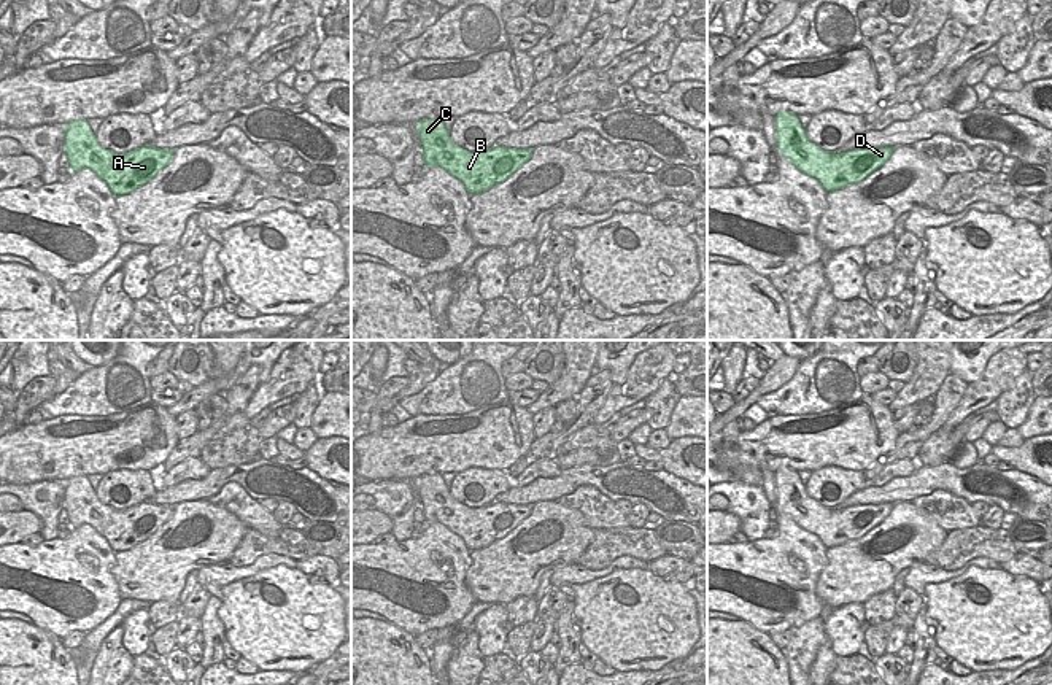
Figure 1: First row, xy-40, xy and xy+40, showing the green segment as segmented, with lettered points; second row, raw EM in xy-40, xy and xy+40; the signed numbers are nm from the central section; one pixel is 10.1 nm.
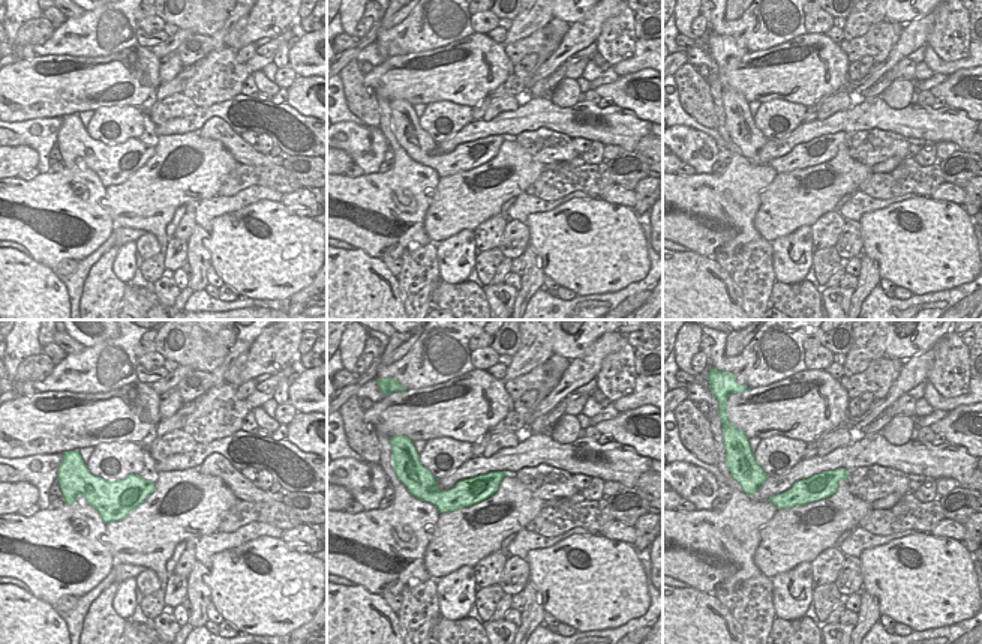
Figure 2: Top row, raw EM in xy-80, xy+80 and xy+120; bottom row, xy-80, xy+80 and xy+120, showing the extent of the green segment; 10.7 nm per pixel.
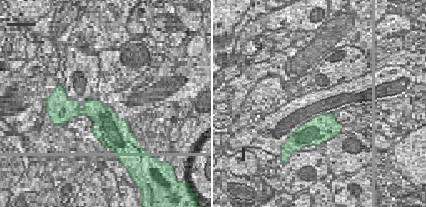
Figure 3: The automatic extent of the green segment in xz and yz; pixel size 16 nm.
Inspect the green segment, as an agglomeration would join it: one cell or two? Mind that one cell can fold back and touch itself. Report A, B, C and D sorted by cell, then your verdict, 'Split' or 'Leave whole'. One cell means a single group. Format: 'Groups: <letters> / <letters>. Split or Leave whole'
Groups: A B C D. Leave whole

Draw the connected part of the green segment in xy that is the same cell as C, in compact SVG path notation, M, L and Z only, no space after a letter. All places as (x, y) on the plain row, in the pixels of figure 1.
M442 474L421 475L418 494L426 523L442 523L458 534L469 550L480 550L504 539L531 515L534 504L493 502L478 509L453 499Z

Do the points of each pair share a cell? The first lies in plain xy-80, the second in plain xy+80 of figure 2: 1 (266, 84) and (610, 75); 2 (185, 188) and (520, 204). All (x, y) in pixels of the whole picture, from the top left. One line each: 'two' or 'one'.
1: two
2: two

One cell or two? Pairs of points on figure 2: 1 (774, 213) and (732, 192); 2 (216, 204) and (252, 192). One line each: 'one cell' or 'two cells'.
1: two cells
2: one cell

